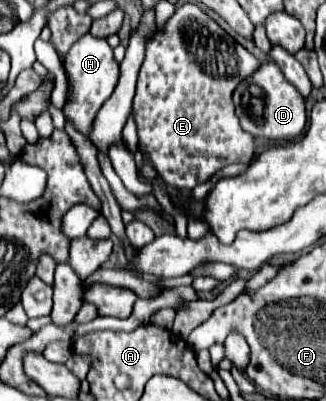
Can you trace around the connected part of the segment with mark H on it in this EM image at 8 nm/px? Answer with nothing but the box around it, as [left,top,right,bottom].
[63,33,119,137]

